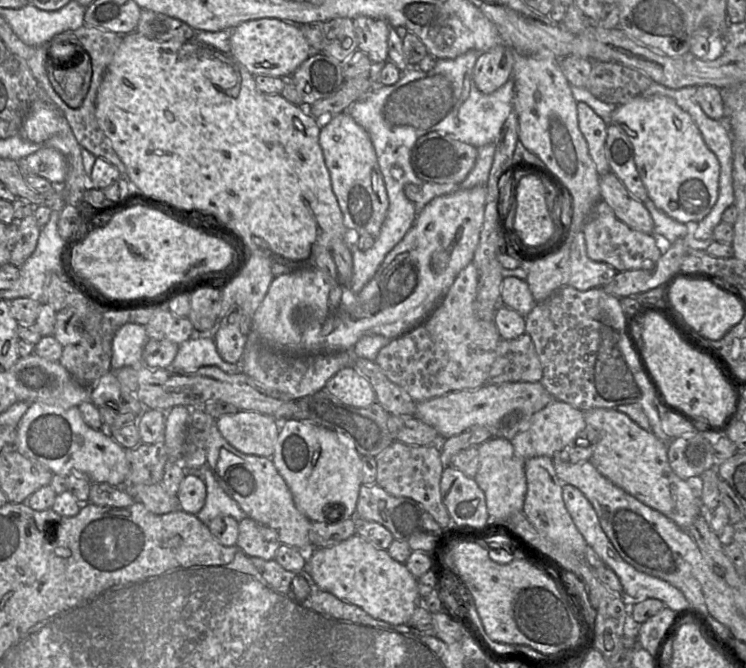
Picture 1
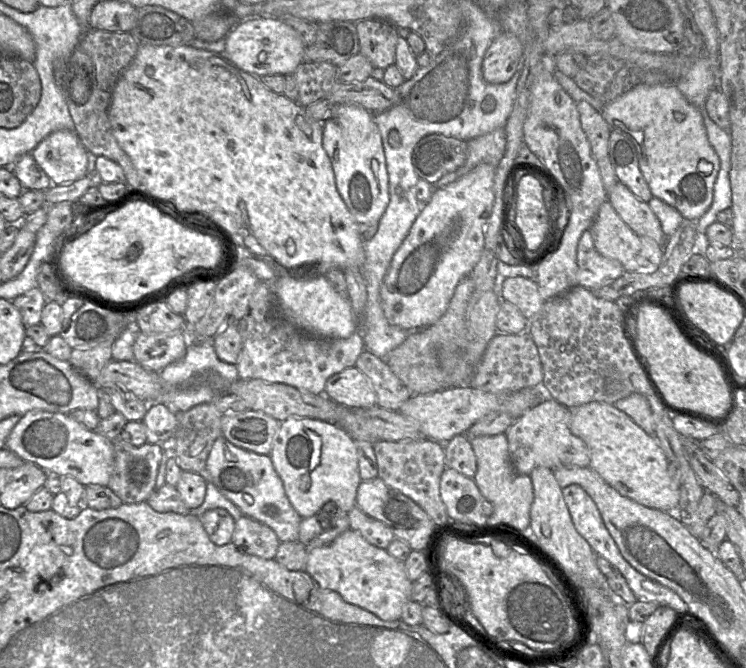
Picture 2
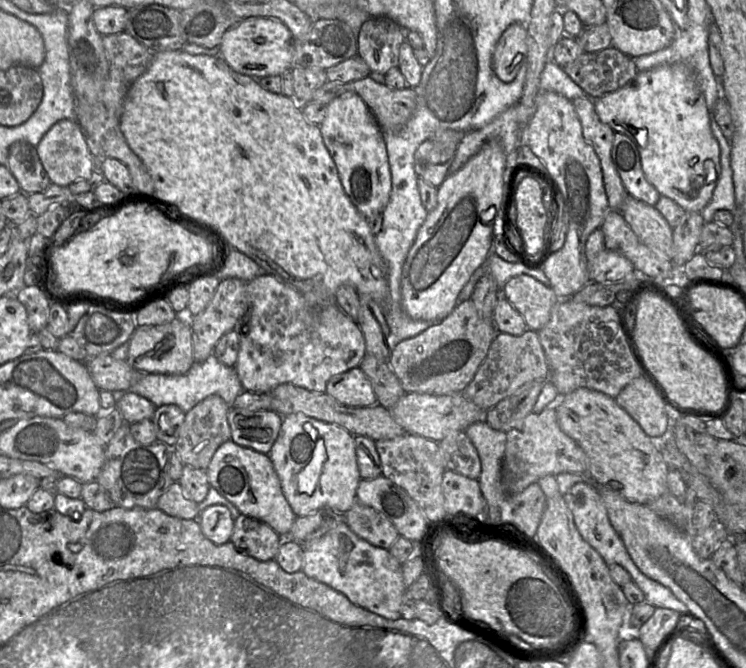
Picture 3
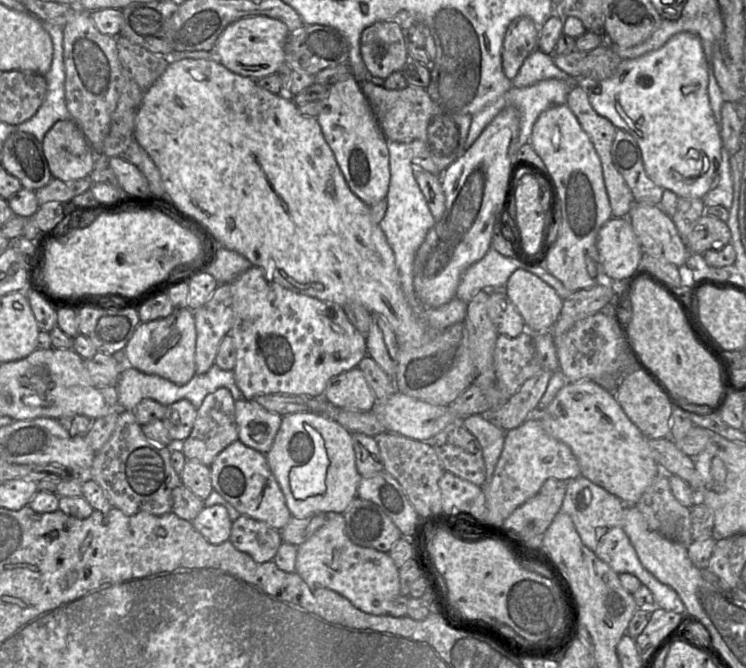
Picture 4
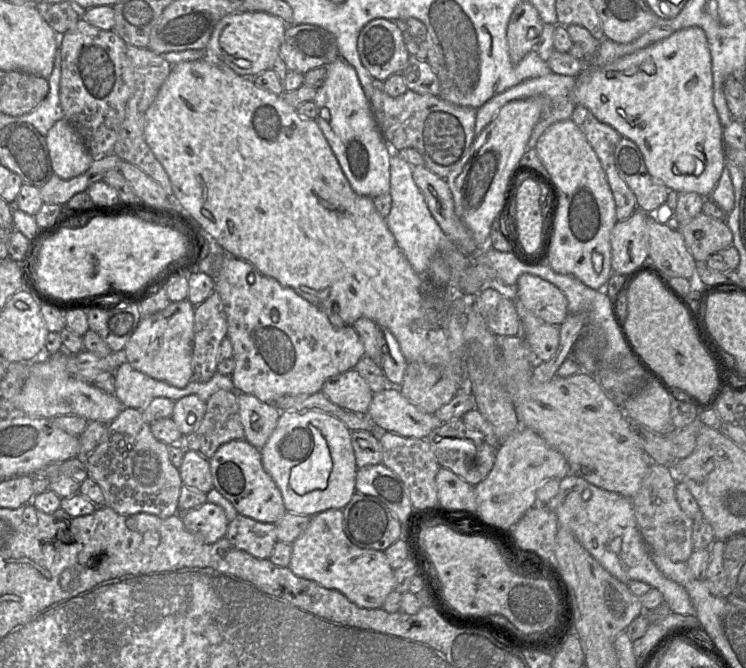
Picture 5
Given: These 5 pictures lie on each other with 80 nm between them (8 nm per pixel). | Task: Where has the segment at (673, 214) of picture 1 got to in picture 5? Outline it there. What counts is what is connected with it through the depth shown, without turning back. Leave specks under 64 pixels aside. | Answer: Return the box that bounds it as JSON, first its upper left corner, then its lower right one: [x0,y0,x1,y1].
[571,27,725,197]

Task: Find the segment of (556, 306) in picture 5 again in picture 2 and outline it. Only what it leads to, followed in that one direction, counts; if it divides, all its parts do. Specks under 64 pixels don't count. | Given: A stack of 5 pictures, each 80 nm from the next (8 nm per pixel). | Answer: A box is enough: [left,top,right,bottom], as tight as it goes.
[502,277,542,320]

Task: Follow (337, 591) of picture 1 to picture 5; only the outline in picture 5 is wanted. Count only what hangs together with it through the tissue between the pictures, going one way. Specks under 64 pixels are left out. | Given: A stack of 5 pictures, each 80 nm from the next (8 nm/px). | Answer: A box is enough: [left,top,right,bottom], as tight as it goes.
[288,509,395,609]

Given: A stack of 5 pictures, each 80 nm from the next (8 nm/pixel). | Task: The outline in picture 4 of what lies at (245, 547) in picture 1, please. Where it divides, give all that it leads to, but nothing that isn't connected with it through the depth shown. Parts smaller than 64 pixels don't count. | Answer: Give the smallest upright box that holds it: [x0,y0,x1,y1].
[229,515,283,562]

